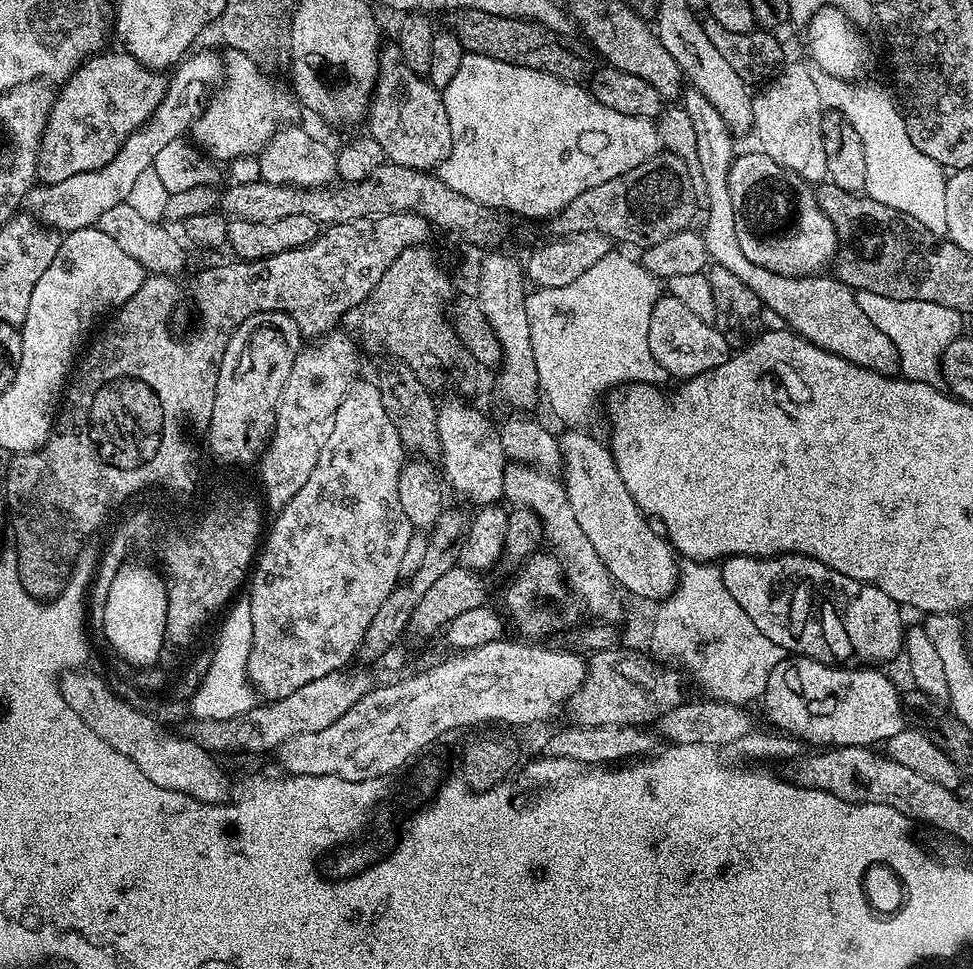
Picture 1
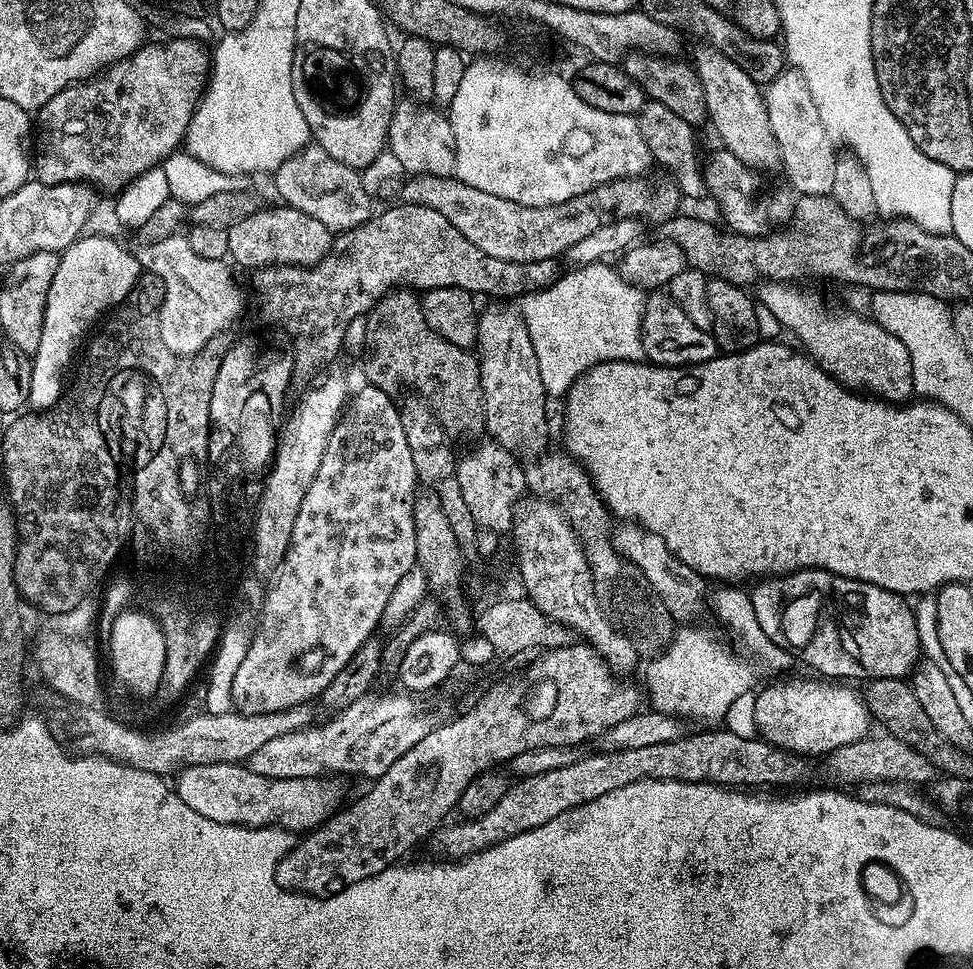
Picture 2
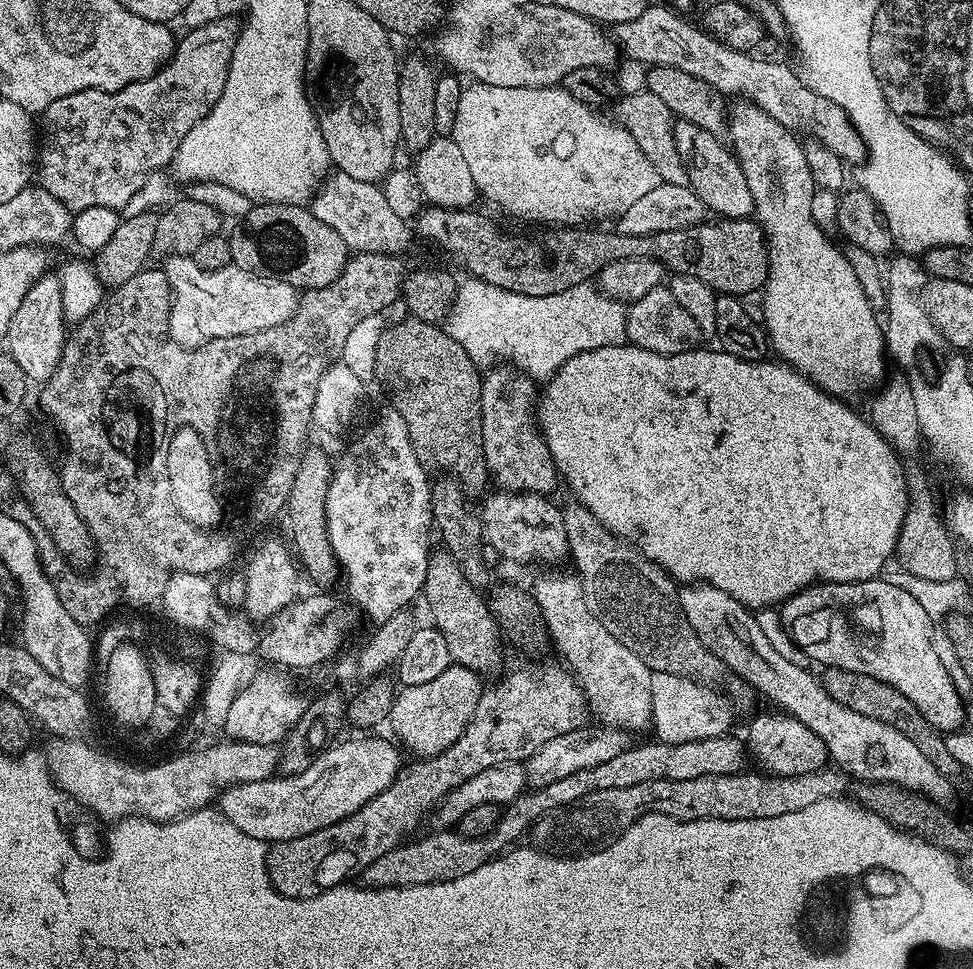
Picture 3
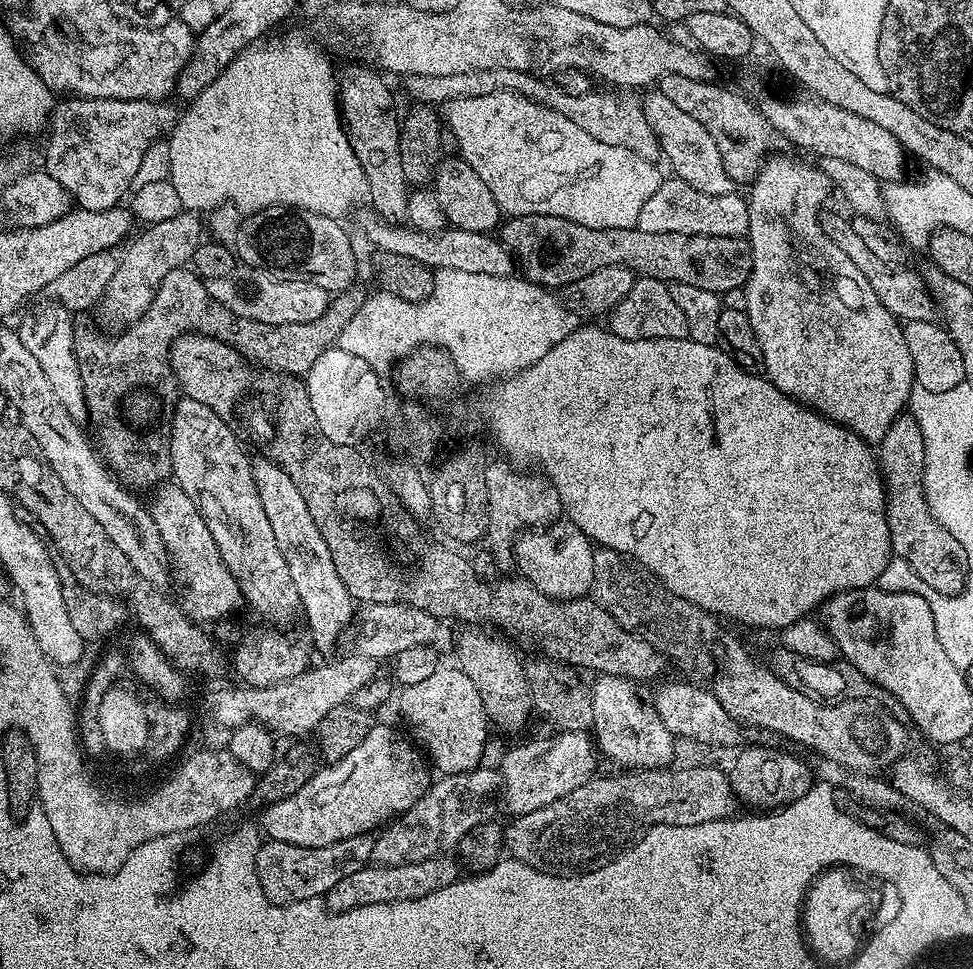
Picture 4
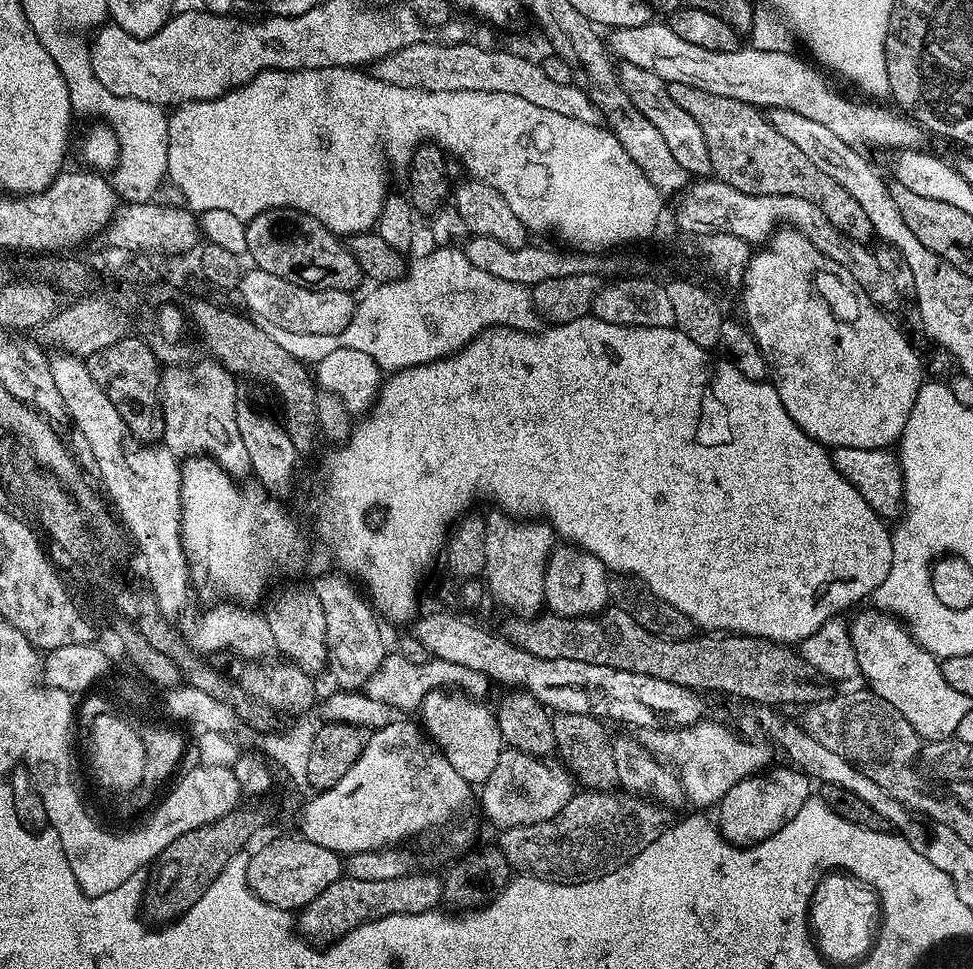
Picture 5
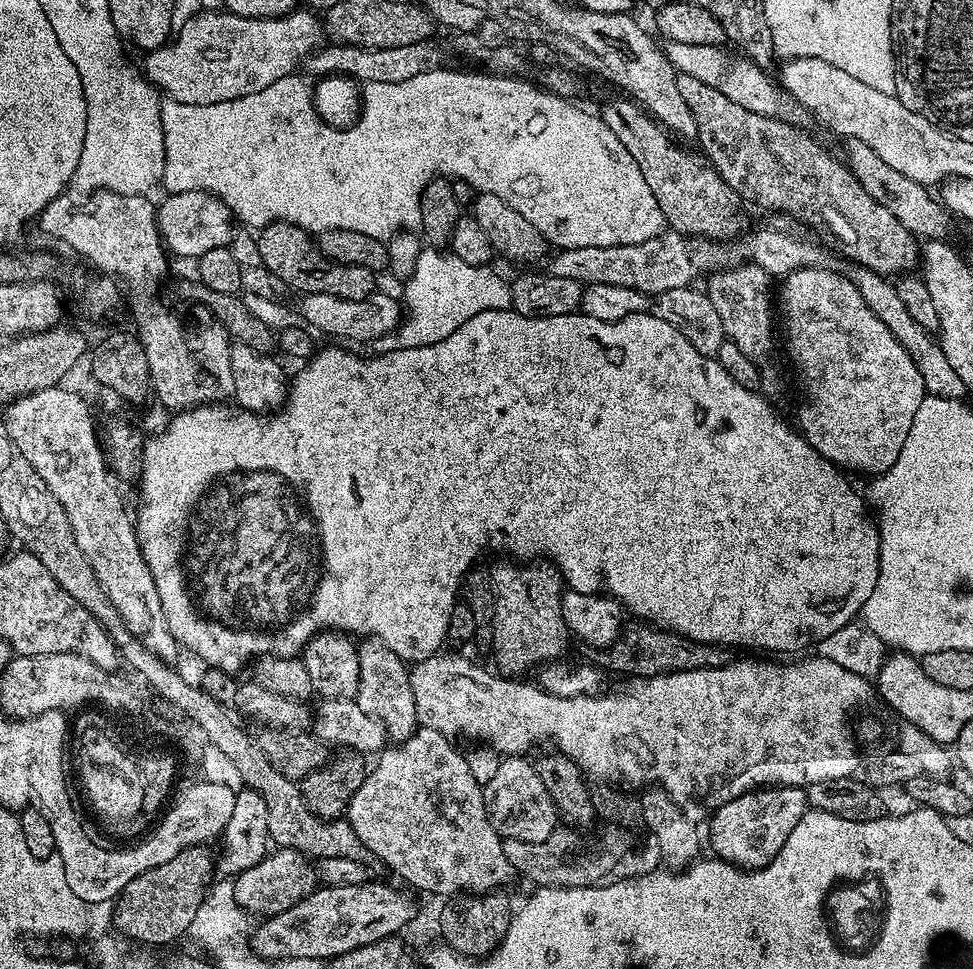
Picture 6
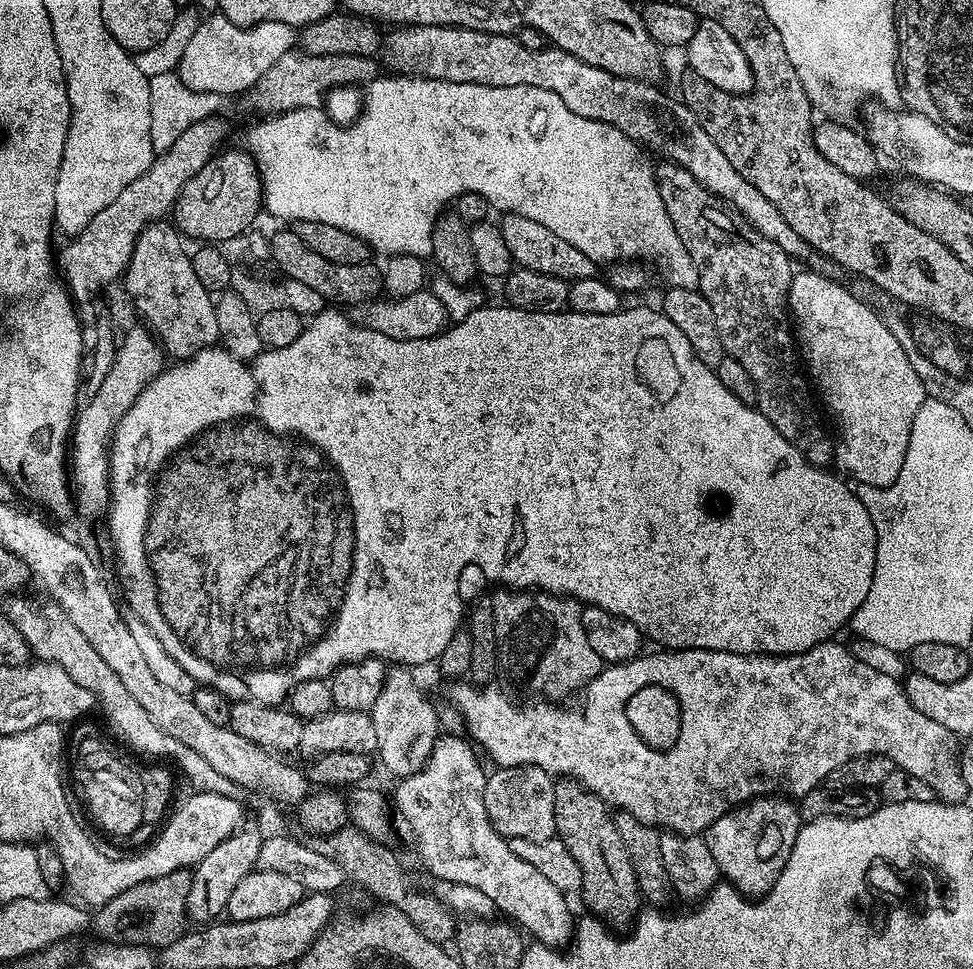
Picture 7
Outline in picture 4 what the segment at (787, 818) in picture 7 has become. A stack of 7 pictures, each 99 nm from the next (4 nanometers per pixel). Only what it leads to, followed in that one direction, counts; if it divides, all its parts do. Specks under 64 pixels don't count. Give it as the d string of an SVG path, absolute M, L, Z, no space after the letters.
M744 746L735 753L736 761L728 772L728 781L741 805L753 804L756 810L776 810L785 804L800 800L802 794L812 789L814 772L804 760L792 752L780 748L748 748Z

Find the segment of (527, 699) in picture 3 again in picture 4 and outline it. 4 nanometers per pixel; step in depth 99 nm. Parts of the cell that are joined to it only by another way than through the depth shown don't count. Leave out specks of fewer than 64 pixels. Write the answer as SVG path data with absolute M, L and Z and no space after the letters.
M371 835L342 838L342 842L330 842L330 846L294 846L290 842L265 839L258 850L256 873L262 886L262 894L271 904L293 904L303 900L319 900L342 878L354 874L354 870L369 867L372 858Z

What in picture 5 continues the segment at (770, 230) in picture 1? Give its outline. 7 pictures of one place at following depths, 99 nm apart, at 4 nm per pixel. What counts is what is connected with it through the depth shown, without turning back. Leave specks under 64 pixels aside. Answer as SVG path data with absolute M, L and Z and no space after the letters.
M621 63L618 71L622 90L630 94L630 102L634 102L638 110L642 110L643 116L648 121L654 122L654 127L662 133L666 146L670 146L670 150L674 153L678 166L682 166L682 170L686 170L689 177L711 177L713 171L710 150L706 150L706 138L702 134L702 126L698 126L698 122L694 122L694 118L690 118L690 114L686 114L682 106L674 102L674 98L670 98L670 94L667 93L668 81L658 78L658 74L650 74L650 70L642 70L633 64Z

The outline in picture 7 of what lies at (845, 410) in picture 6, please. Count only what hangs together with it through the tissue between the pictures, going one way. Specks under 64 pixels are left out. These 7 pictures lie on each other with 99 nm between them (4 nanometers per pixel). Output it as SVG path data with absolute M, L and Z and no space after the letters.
M797 271L793 275L788 291L788 310L807 375L822 404L824 399L823 407L828 407L836 419L838 439L834 444L834 460L837 465L840 463L839 471L845 477L853 476L857 485L890 486L904 465L914 414L918 414L926 399L922 382L918 382L914 366L910 366L910 358L906 358L906 350L898 346L898 338L890 334L879 311L876 313L867 308L850 289L820 272Z

